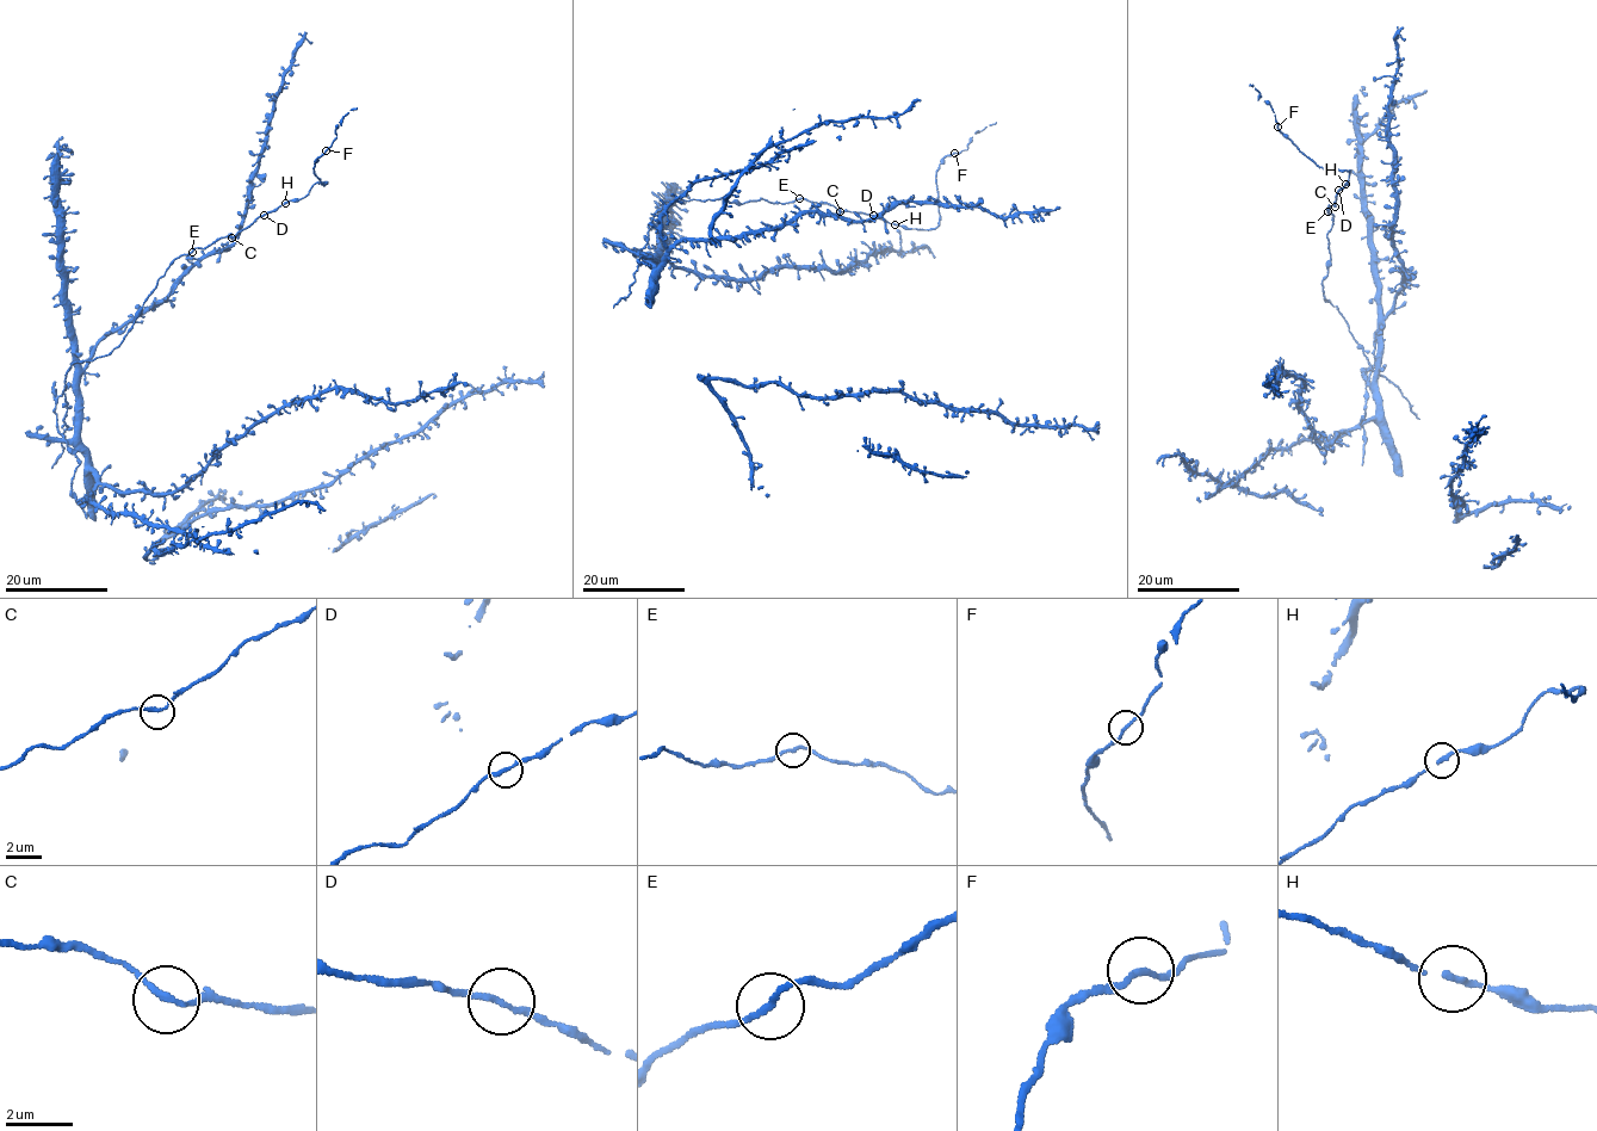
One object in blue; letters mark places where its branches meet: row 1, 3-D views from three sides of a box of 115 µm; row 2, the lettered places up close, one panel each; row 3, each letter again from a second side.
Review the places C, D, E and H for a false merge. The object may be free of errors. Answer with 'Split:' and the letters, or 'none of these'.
Split: none of these

